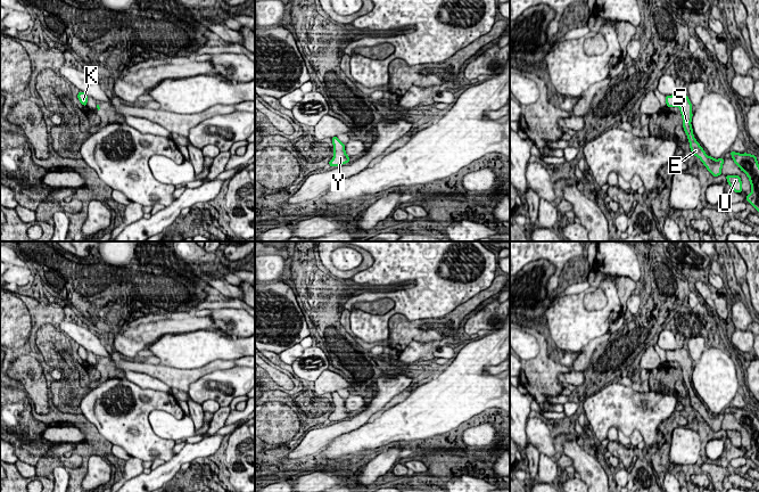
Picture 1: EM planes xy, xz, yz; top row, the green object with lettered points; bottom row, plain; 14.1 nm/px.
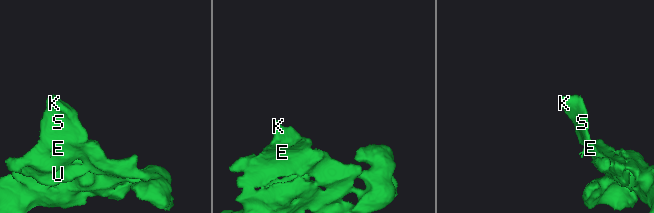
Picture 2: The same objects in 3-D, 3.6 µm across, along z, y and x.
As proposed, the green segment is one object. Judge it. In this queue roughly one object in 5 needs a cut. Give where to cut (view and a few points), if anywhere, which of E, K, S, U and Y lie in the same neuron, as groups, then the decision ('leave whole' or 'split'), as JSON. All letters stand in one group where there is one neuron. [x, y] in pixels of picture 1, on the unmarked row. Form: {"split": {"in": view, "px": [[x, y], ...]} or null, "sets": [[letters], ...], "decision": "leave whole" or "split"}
{"split": null, "sets": [["E", "K", "S", "U", "Y"]], "decision": "leave whole"}

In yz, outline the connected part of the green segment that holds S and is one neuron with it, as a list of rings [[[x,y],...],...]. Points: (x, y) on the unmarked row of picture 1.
[[[680,345],[678,348],[673,351],[666,351],[667,362],[677,361],[680,364],[683,372],[683,382],[684,386],[687,390],[687,394],[690,396],[691,407],[694,411],[699,412],[708,426],[713,430],[718,432],[721,429],[721,423],[724,419],[724,412],[719,415],[715,415],[711,411],[708,411],[699,397],[695,395],[693,391],[693,385],[691,380],[692,376],[692,359],[686,350],[684,350]]]

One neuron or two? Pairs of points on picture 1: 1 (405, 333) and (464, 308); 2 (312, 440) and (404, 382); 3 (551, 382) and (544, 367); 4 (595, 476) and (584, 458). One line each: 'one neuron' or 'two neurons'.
1: one neuron
2: one neuron
3: one neuron
4: one neuron

